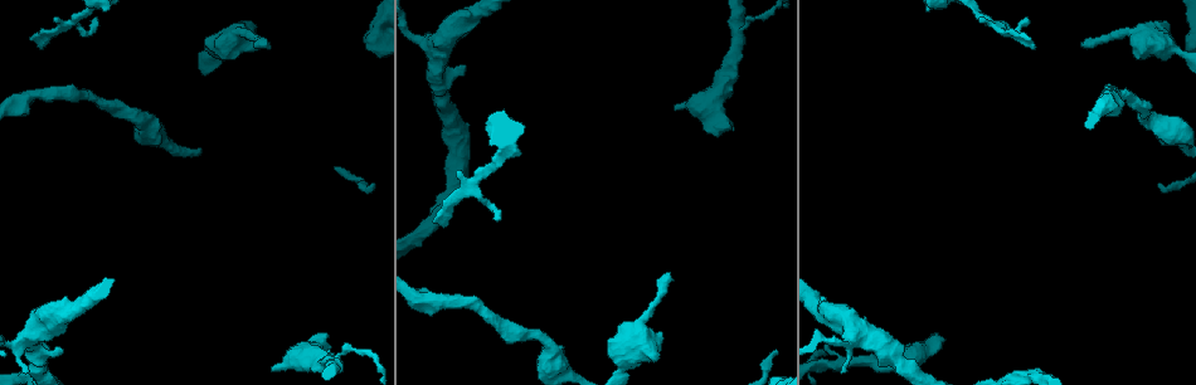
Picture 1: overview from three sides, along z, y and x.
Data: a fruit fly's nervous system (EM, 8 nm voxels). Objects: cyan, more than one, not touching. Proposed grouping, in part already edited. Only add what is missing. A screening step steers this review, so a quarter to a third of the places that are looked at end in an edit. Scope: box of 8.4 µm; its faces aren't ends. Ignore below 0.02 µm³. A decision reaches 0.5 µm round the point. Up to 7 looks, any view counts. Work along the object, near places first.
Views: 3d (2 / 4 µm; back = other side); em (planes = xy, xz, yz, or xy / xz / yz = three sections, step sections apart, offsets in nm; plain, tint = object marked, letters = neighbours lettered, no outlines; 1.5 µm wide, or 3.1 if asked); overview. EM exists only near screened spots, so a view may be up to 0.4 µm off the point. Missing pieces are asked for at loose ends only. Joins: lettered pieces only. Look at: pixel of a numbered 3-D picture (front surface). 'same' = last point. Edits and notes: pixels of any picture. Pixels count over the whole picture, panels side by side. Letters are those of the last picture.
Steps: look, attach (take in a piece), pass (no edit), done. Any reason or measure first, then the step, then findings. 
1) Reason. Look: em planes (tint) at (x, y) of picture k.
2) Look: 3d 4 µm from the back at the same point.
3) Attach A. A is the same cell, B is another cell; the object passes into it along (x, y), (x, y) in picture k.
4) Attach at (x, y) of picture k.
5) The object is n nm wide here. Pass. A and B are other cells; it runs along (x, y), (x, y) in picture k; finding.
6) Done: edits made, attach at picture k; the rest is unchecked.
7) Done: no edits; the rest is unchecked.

Look: em planes (tint) at (444, 226) of picture 1.

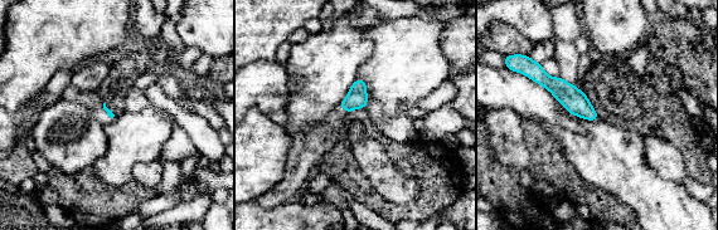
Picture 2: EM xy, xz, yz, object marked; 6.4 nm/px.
What lies round it. Look: em planes (letters) at the same point.

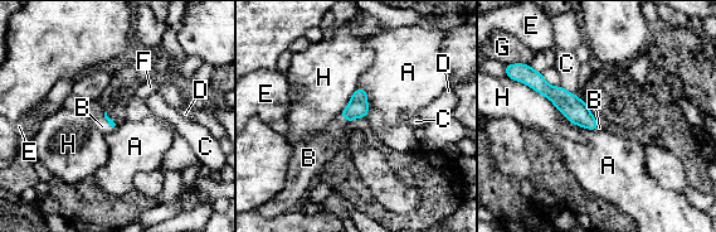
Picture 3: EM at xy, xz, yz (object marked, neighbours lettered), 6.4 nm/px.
Attach B. B is the same cell, A, C, D, E, F, G and H are other cells; the cell continues.

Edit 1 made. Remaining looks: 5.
Redraw. Look: overview.

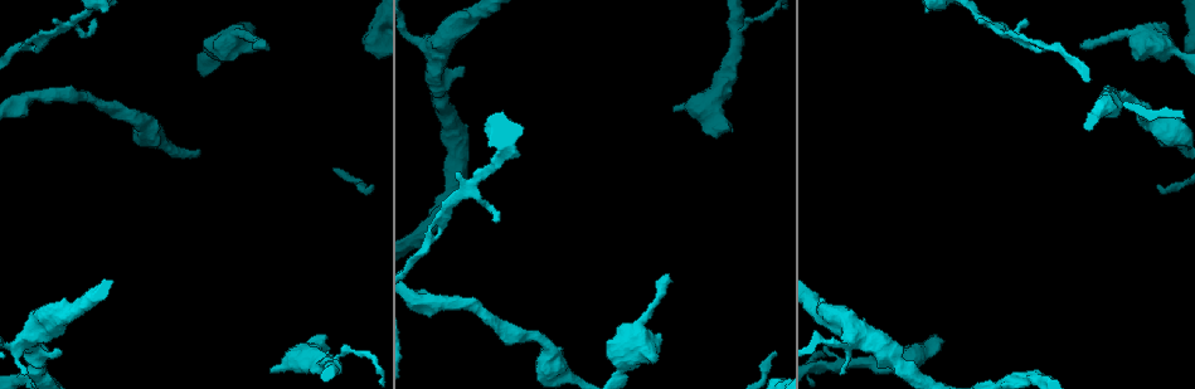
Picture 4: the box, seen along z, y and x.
Free end. Look: 3d 2 µm at (1086, 49) of picture 4.

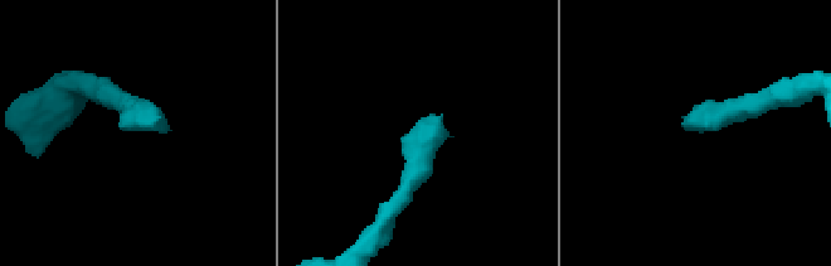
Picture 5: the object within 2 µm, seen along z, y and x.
Look: em xy step 4 (tint) at (700, 130) of picture 5.

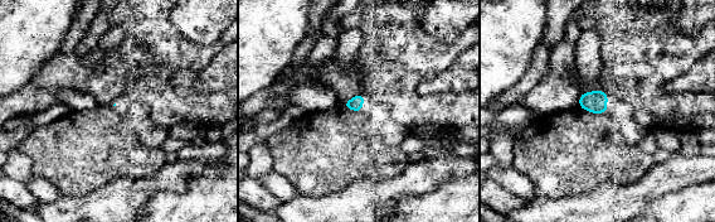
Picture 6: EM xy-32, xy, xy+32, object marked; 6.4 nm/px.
Look: em planes (letters) at the same point.

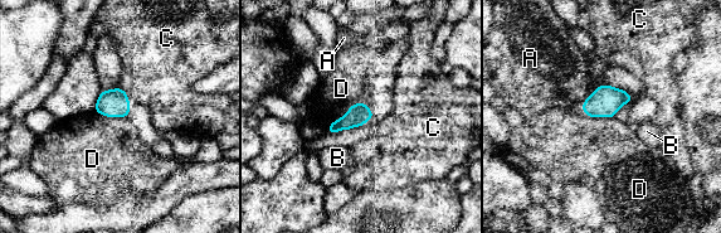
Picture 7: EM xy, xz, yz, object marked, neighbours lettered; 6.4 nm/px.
Pass. A, B, C and D are other cells; a border runs along (363, 101), (355, 102), (331, 124) in picture 7; no lettered piece goes on from it.

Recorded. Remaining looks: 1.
Free end. Look: em planes (letters) at (716, 135) of picture 4.

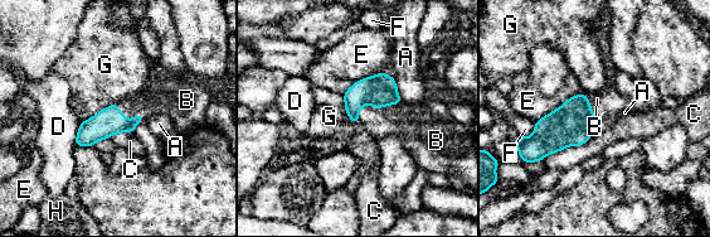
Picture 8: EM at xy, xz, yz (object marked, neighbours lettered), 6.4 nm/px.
The longest contact is with C, 360 nm. Attach B. B is the same cell, A, C, D, E, F, G and H are other cells; the cell continues.

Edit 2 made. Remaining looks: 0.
Done: edits made, attach at picture 3, attach at picture 8; the rest is unchecked.

